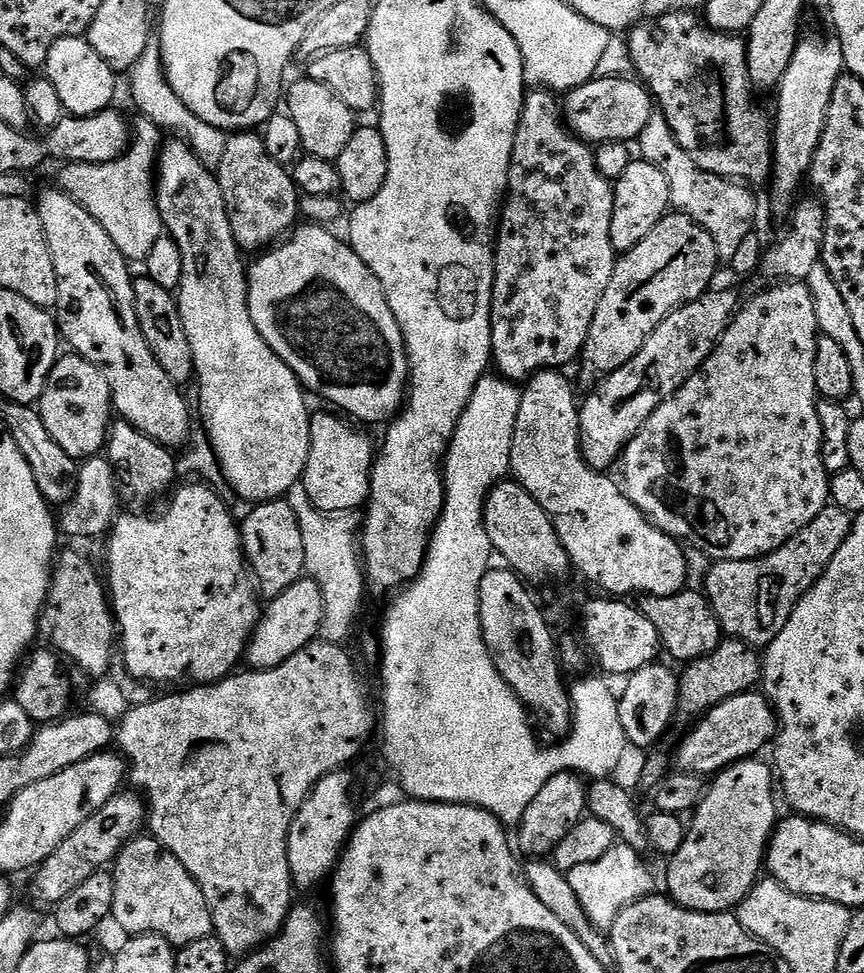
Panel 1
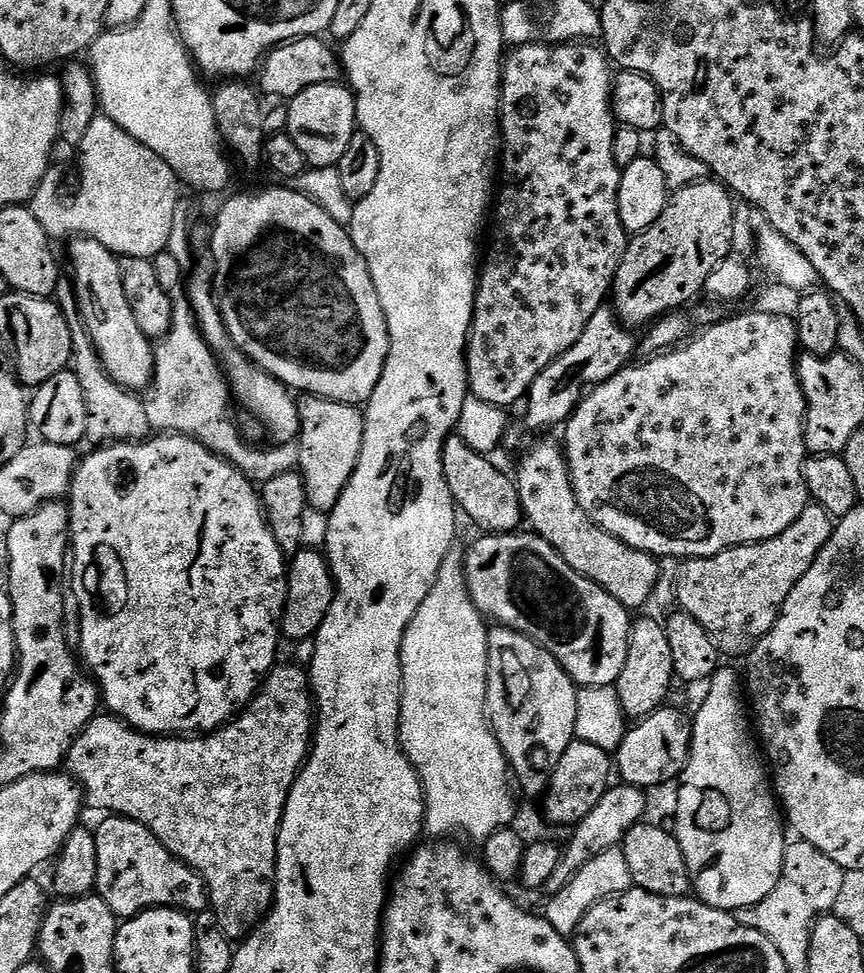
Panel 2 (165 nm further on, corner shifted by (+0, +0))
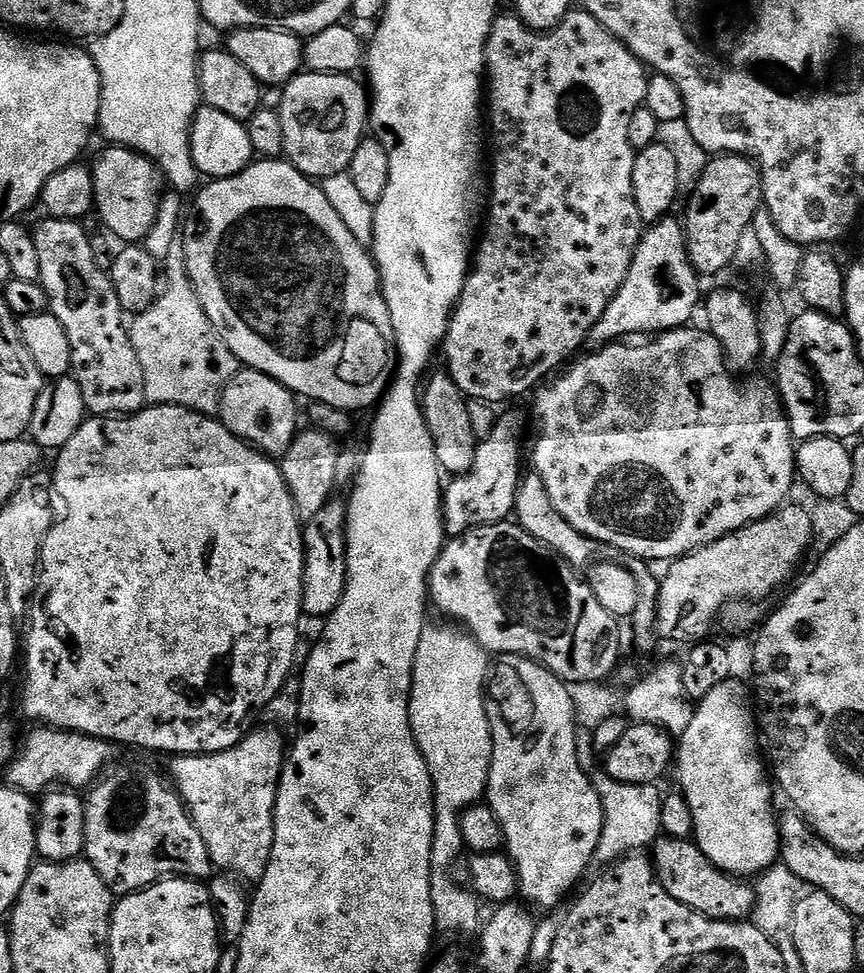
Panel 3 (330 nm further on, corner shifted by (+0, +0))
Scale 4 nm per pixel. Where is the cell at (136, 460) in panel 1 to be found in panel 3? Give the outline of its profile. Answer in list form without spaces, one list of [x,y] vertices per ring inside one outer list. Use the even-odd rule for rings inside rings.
[[[51,218],[35,225],[32,237],[34,246],[38,246],[38,283],[46,290],[52,316],[62,322],[62,330],[70,338],[70,375],[78,382],[78,390],[82,390],[85,413],[92,418],[132,416],[146,406],[142,362],[138,362],[126,320],[124,324],[126,313],[118,302],[118,294],[114,294],[112,277],[100,269],[92,240],[82,225],[79,219]]]

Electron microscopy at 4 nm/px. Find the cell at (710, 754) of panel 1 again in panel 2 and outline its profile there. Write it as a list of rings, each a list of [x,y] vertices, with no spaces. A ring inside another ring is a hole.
[[[663,706],[627,729],[624,741],[614,753],[614,768],[619,779],[636,788],[651,790],[679,778],[692,750],[692,720],[676,708]]]

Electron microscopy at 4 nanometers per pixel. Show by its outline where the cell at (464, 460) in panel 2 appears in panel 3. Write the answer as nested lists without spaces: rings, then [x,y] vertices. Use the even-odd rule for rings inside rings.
[[[447,371],[434,372],[423,381],[420,409],[424,411],[424,421],[430,430],[430,438],[434,442],[434,450],[438,454],[441,469],[445,473],[452,472],[448,474],[453,477],[463,476],[474,466],[478,443],[468,409],[470,401],[458,390],[458,386]]]

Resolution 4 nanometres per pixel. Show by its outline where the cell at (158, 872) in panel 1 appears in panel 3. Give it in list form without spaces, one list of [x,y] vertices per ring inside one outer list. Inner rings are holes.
[[[115,764],[105,767],[96,783],[87,789],[84,806],[86,810],[86,846],[84,847],[84,856],[94,866],[94,870],[98,870],[102,882],[106,882],[106,886],[112,892],[113,897],[119,898],[128,896],[131,892],[141,892],[144,888],[149,888],[151,884],[156,884],[160,880],[166,880],[173,876],[186,876],[189,880],[207,881],[213,875],[214,865],[210,854],[206,850],[206,842],[202,842],[202,834],[198,834],[198,830],[188,813],[188,808],[184,805],[184,799],[181,798],[179,792],[170,783],[169,777],[165,773],[163,776],[152,764]]]

